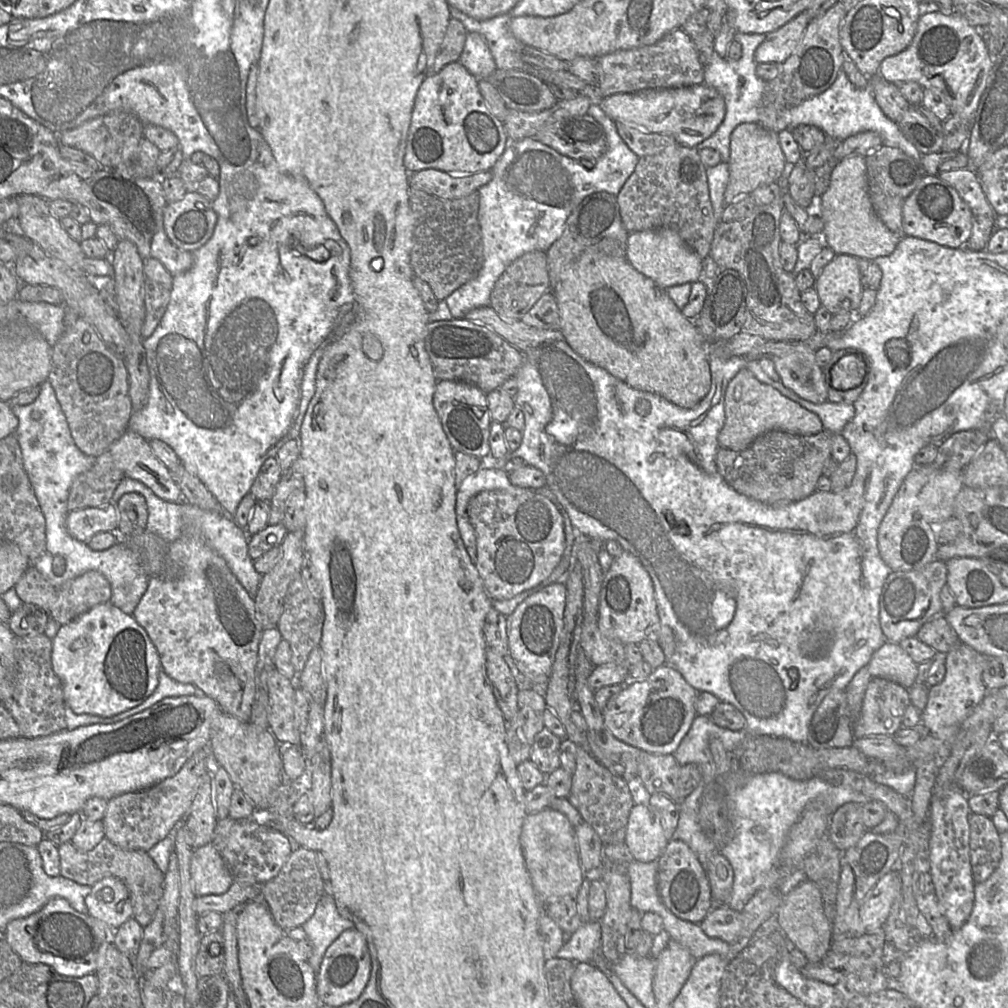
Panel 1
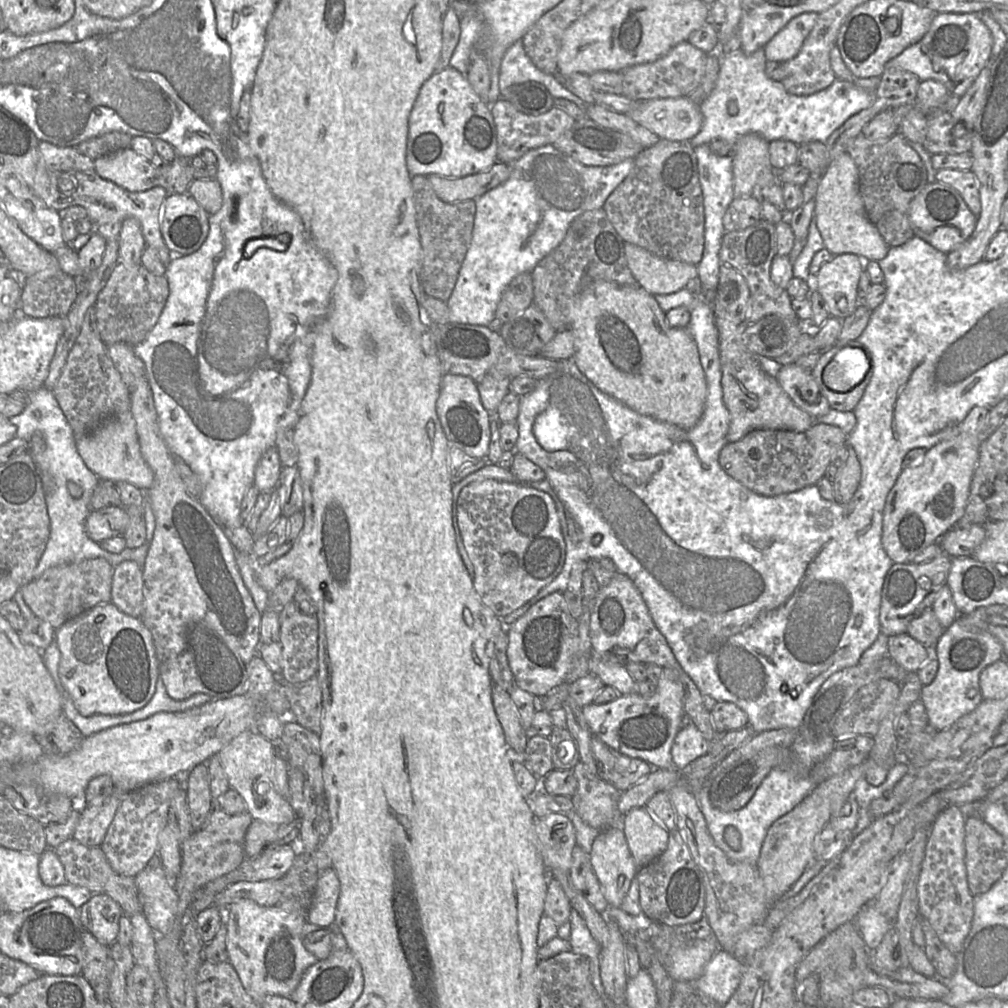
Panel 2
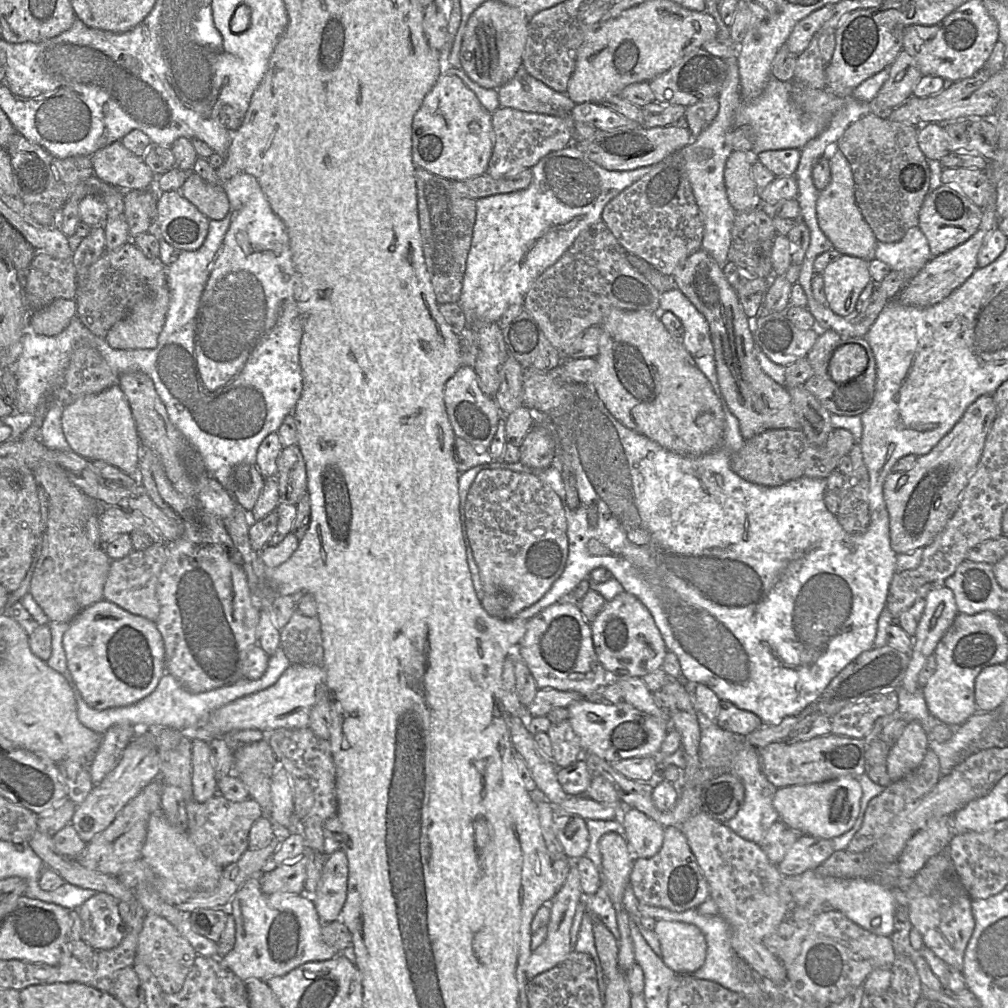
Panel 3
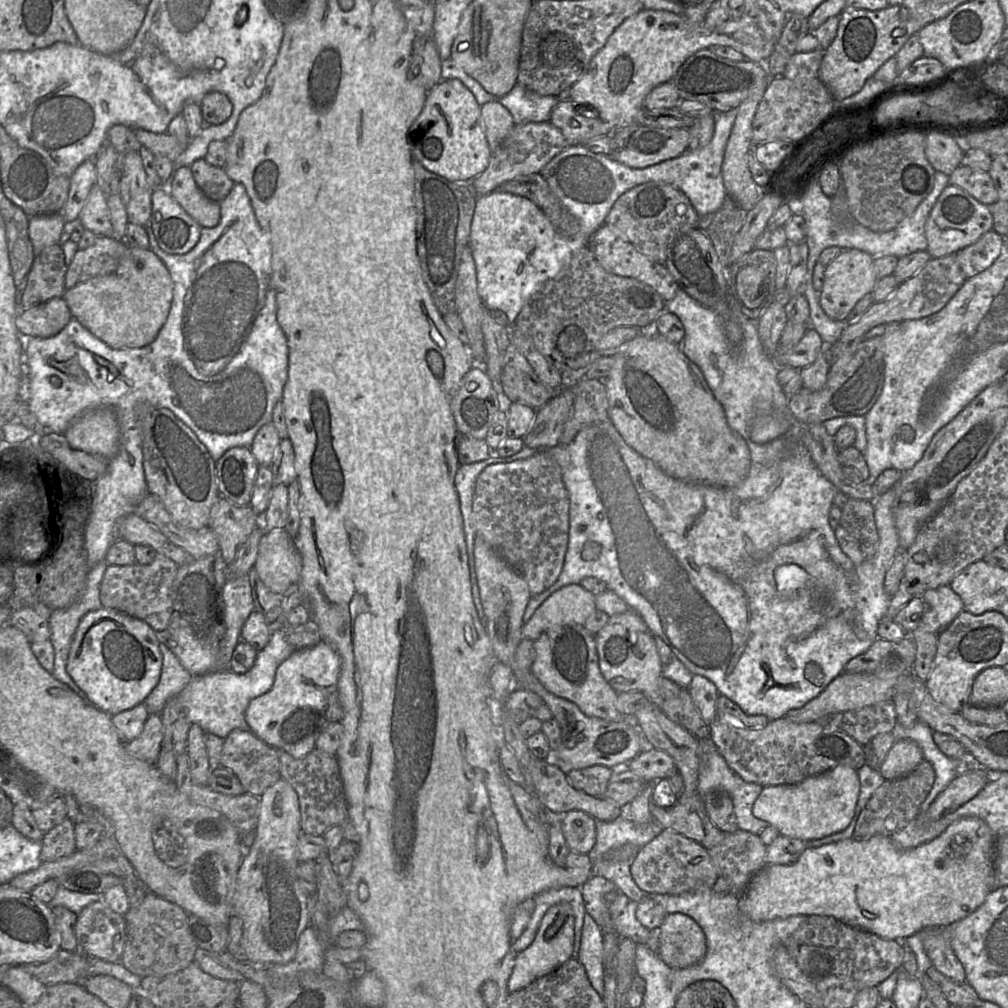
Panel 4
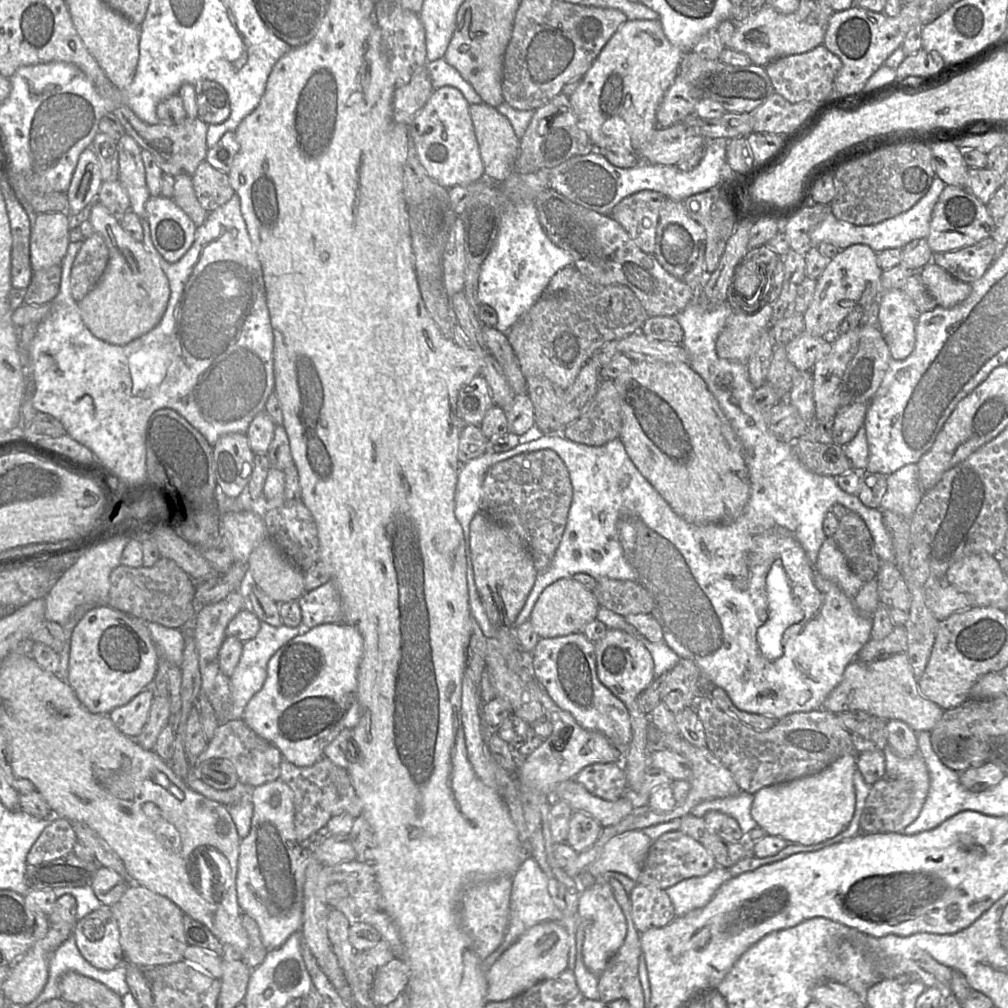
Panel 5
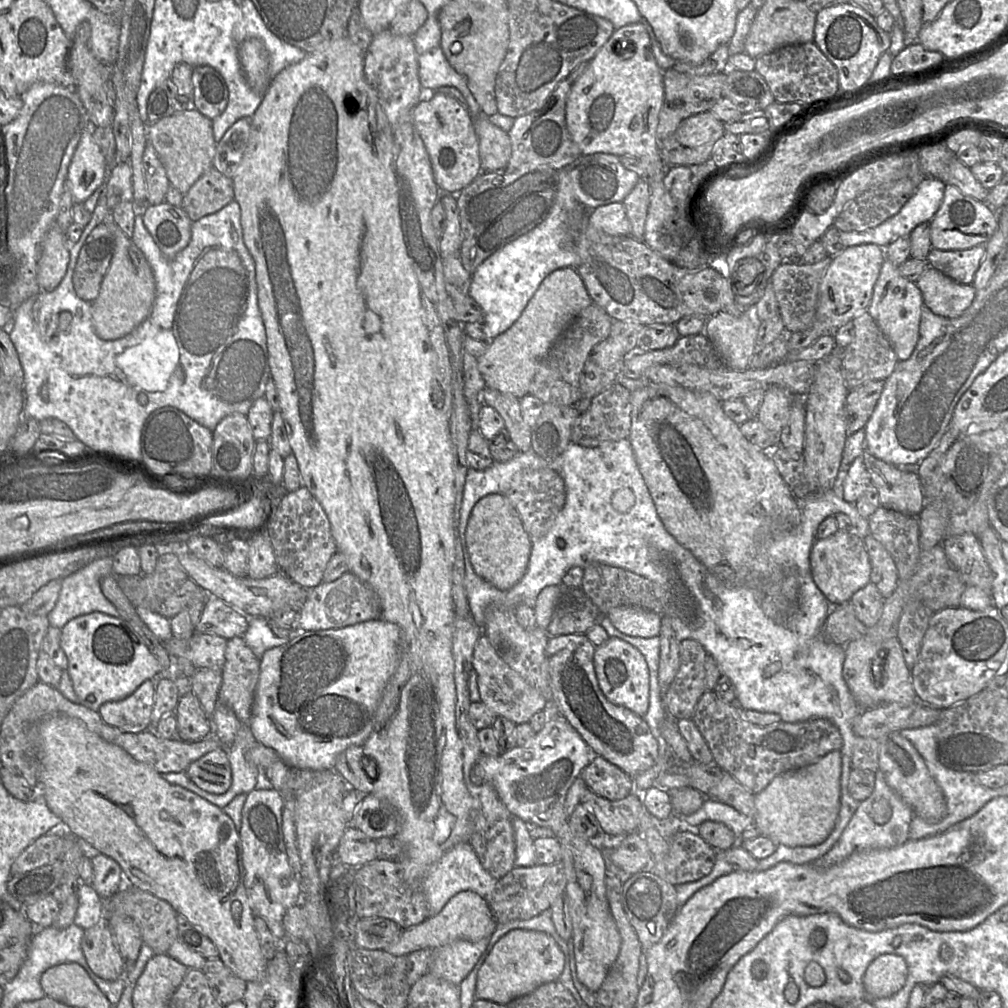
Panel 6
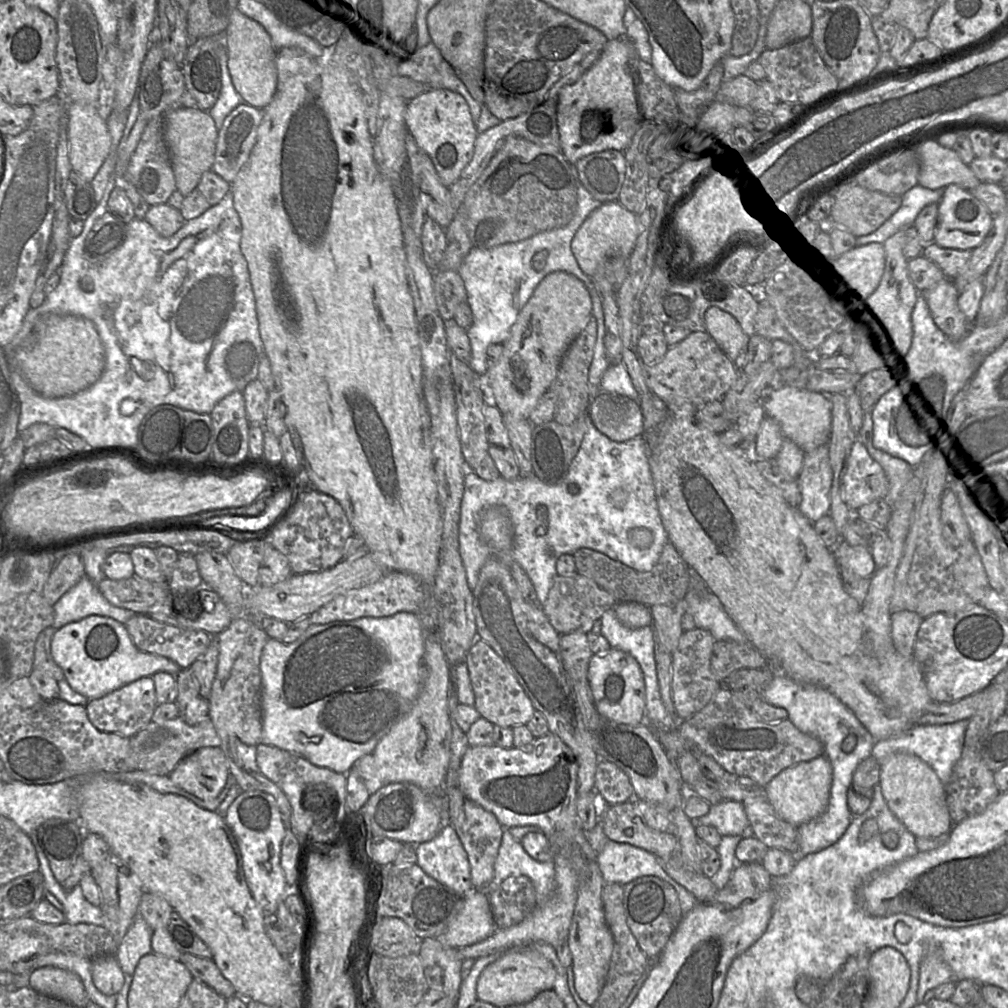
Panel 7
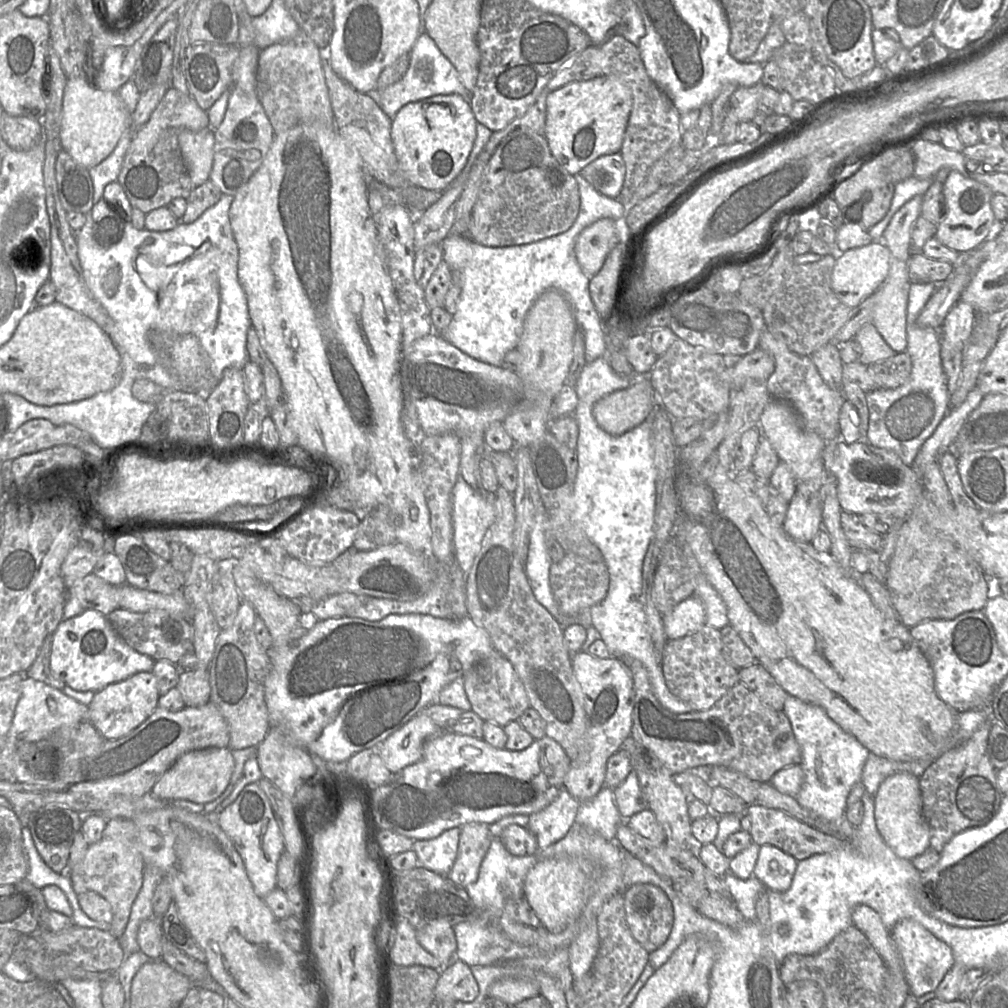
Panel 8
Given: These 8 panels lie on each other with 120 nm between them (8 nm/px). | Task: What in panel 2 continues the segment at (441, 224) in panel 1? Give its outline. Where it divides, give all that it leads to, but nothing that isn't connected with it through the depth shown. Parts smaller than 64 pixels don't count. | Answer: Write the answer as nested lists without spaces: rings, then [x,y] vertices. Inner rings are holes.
[[[412,176],[416,219],[423,250],[420,283],[424,292],[447,301],[456,285],[459,271],[470,247],[476,214],[476,199],[447,203],[435,193],[426,176]]]

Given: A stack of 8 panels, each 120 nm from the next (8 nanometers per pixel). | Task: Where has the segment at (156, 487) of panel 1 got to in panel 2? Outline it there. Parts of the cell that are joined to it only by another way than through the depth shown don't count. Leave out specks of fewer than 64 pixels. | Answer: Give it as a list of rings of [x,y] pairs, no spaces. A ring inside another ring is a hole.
[[[130,411],[107,419],[91,433],[76,435],[75,443],[85,465],[100,480],[114,483],[125,481],[142,490],[151,487],[154,474],[141,455],[136,423]]]

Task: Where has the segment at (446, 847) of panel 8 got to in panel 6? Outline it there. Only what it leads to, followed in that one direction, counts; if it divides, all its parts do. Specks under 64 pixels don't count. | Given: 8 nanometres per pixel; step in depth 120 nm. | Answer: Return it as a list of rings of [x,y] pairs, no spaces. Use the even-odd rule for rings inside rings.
[[[460,842],[433,864],[421,879],[421,889],[429,909],[429,917],[438,914],[447,902],[461,891],[473,891],[490,903],[497,879],[484,869],[468,842]]]

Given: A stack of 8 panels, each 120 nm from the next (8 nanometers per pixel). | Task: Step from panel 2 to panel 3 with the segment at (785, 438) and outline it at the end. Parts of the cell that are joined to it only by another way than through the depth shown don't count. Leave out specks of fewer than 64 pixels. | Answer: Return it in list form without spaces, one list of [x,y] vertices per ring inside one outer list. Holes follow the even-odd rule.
[[[844,428],[833,429],[822,446],[812,444],[801,430],[766,430],[747,439],[743,447],[732,455],[731,468],[744,480],[767,487],[780,486],[803,477],[826,479],[853,445],[852,433]]]

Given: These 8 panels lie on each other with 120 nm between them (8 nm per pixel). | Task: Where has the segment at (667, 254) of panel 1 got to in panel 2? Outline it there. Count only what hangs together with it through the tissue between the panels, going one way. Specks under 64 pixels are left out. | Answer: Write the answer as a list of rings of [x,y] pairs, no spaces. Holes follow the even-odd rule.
[[[625,242],[628,266],[637,283],[652,295],[671,294],[697,282],[697,265],[659,257]]]

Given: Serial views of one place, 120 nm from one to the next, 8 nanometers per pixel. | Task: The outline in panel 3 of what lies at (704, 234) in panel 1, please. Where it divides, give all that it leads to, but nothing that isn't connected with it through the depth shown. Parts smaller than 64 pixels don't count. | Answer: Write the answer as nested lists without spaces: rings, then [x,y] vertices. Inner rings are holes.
[[[679,151],[653,165],[649,173],[612,198],[601,220],[627,253],[634,254],[666,276],[701,249],[704,224]]]

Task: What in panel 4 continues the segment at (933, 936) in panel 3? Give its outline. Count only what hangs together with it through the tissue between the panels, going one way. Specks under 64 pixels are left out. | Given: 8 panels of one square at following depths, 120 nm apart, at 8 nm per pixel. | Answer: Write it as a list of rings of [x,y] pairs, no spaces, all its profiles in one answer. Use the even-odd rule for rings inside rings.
[[[948,927],[925,928],[919,932],[924,933],[924,949],[933,966],[955,982],[965,982],[965,970],[951,946],[951,936]]]

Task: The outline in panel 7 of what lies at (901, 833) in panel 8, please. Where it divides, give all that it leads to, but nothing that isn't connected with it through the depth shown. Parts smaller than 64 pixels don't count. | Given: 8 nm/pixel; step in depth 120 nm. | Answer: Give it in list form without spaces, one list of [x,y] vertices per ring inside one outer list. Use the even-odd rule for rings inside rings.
[[[895,754],[880,763],[878,786],[887,808],[896,821],[914,838],[935,838],[952,829],[945,786],[935,772],[916,756]]]

